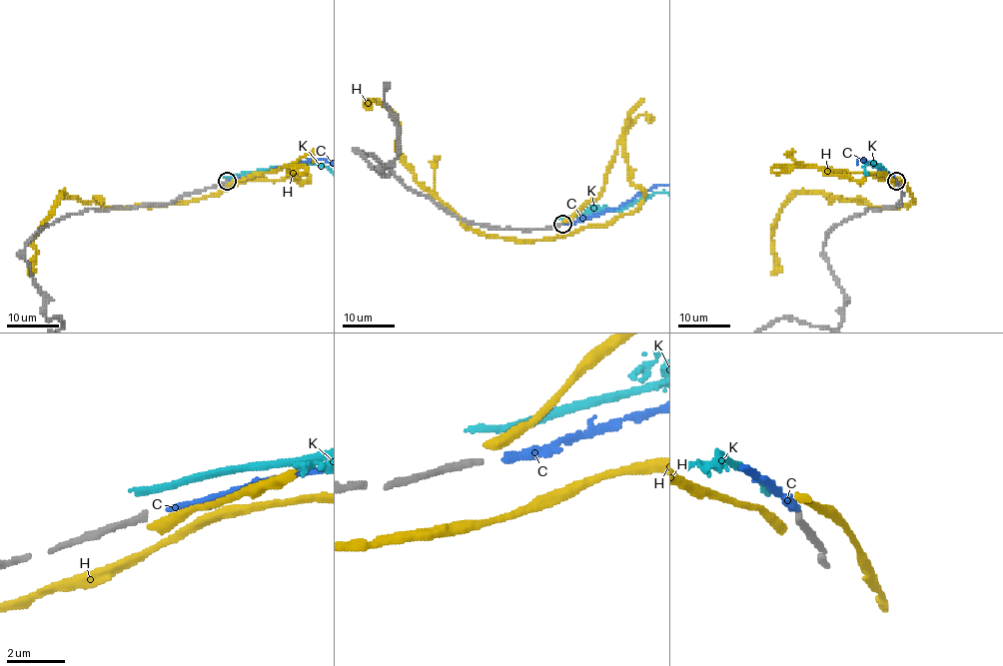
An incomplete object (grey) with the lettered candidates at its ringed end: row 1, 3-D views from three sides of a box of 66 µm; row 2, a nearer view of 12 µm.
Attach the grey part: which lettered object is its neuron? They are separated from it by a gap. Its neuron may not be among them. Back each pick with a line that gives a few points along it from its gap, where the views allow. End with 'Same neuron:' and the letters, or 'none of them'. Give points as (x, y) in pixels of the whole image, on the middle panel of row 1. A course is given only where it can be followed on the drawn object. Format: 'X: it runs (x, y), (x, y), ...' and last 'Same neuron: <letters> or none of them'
Same neuron: C

